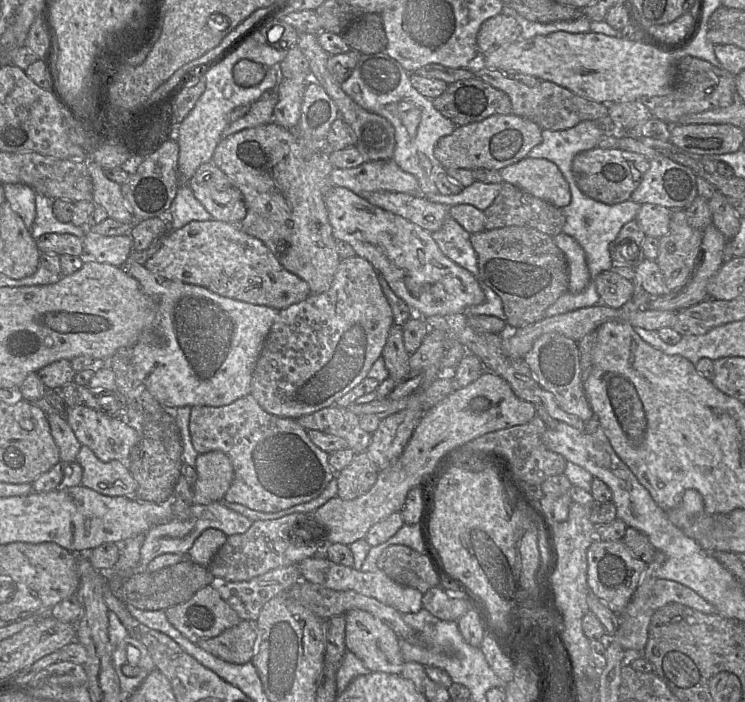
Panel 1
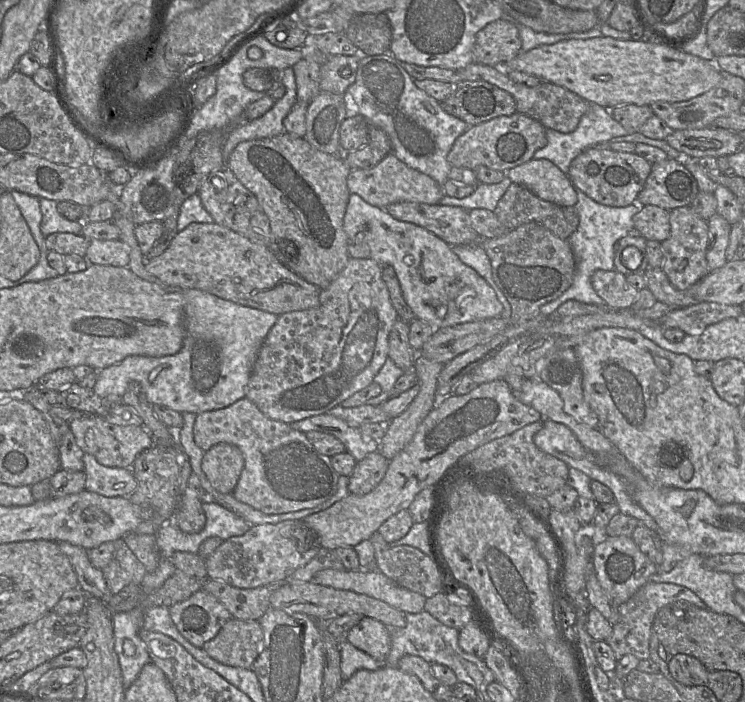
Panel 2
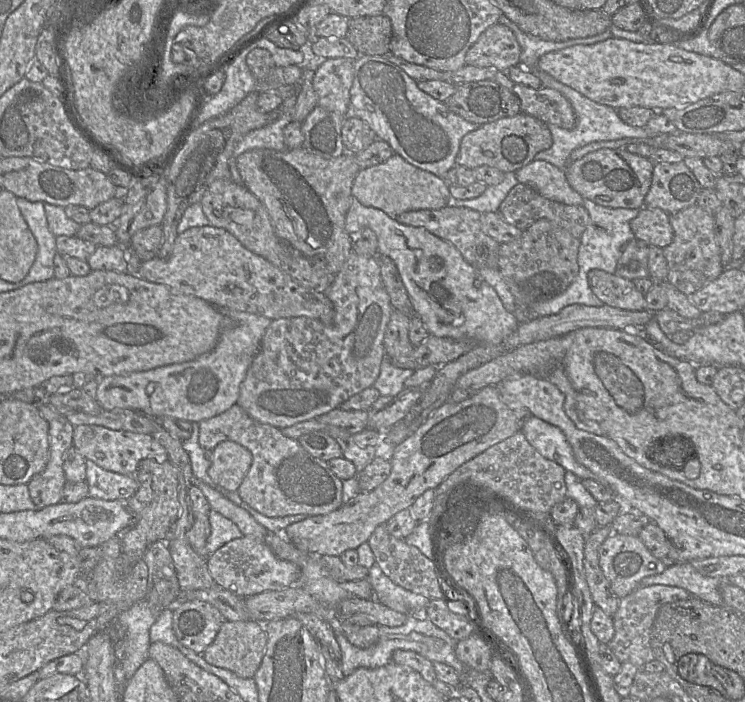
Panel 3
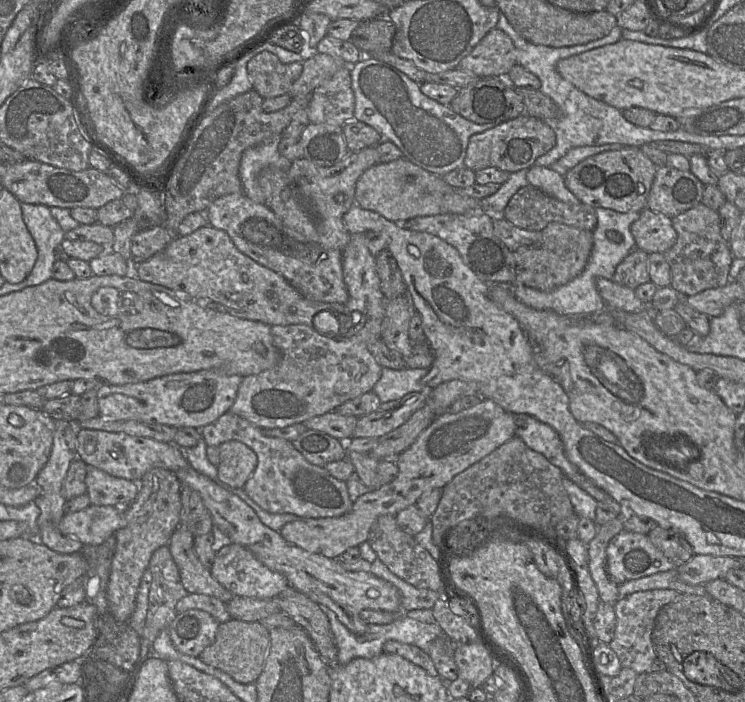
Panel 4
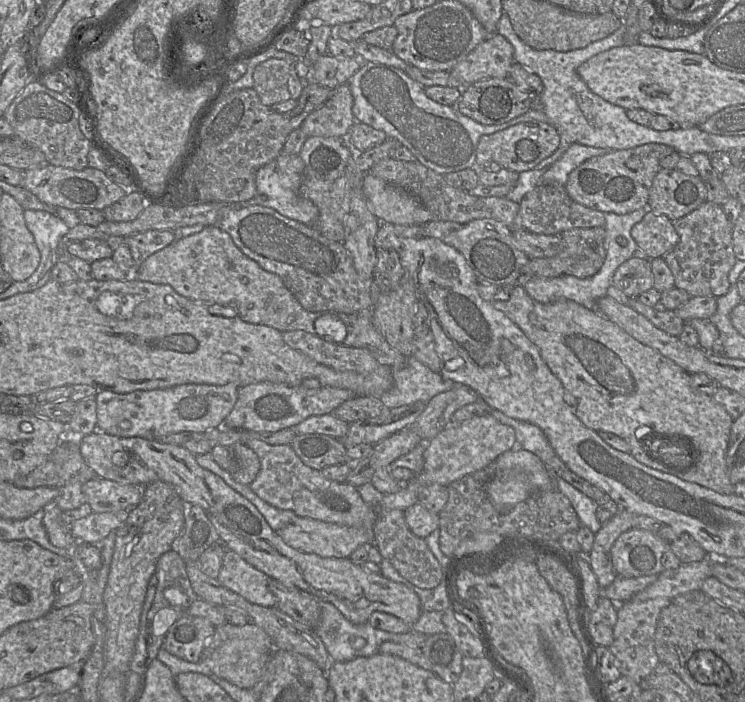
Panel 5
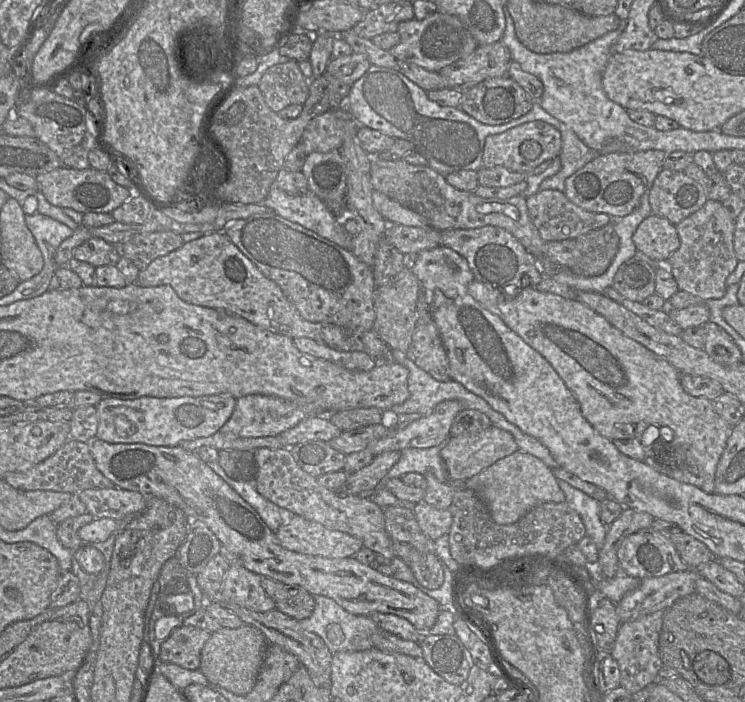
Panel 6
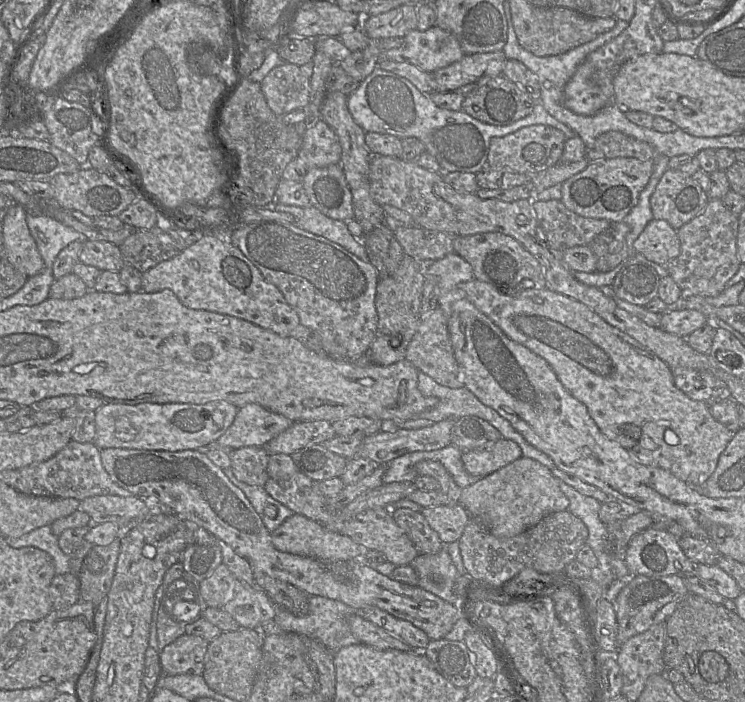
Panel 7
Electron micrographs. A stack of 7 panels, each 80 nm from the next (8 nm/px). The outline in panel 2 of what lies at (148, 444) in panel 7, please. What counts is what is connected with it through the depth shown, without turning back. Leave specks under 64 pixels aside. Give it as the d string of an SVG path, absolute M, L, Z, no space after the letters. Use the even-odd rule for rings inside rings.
M184 288L183 324L185 337L179 352L173 355L150 357L131 355L121 362L98 371L94 392L103 398L122 398L130 382L136 381L142 387L147 400L179 413L201 413L223 409L246 397L247 385L260 348L278 316L224 300L208 292Z

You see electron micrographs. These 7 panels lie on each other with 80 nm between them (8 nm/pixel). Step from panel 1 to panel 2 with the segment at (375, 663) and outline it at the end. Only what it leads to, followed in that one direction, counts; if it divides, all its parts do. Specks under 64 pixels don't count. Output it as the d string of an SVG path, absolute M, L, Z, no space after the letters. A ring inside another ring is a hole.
M367 616L349 630L347 640L354 647L380 662L386 660L391 648L388 627Z

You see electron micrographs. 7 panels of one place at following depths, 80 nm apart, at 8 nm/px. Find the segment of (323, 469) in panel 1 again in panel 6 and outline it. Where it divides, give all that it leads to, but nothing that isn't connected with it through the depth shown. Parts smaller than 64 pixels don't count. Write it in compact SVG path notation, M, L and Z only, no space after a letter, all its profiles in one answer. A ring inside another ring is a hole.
M258 448L253 453L258 466L254 485L264 498L295 515L352 535L360 539L363 546L382 554L388 560L395 557L391 539L385 530L384 509L369 498L358 495L338 496L335 491L319 484L316 477L305 472L288 448Z

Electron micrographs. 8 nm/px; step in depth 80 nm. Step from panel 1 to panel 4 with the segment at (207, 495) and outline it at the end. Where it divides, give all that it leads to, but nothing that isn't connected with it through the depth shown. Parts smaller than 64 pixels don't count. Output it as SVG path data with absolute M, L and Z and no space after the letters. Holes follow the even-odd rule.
M228 441L218 446L220 461L218 479L233 488L243 488L257 466L255 452L239 441Z

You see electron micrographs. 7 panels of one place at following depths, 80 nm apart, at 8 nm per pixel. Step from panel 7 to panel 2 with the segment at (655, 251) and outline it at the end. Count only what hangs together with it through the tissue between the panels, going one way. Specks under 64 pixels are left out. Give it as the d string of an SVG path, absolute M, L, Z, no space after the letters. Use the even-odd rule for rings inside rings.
M645 205L633 217L633 227L648 241L663 242L671 233L670 211L655 205Z

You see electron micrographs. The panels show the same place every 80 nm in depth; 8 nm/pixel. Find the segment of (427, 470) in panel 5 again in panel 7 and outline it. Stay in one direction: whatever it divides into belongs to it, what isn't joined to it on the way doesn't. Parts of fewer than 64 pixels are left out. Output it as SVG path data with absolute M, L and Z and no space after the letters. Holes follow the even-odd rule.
M504 438L481 450L462 451L466 471L474 476L489 475L522 457L519 446Z

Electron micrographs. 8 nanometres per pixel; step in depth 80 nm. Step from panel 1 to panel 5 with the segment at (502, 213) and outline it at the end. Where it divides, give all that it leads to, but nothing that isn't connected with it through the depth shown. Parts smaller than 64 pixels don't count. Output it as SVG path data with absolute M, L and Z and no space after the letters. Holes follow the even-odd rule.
M540 185L525 194L519 202L519 214L522 228L544 235L561 235L574 228L593 228L605 225L605 213L583 206L573 201L565 187L558 185Z

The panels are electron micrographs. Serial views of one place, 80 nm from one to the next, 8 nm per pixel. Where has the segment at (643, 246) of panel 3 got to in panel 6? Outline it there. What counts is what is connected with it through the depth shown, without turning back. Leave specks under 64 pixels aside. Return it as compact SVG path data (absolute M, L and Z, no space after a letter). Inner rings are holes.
M633 256L620 265L612 287L623 298L642 303L655 293L655 268Z

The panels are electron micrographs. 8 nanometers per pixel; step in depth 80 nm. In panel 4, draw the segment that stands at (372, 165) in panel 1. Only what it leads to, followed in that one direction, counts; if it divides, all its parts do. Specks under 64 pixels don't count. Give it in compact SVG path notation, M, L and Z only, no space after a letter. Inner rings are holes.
M402 157L388 163L378 163L366 170L356 183L354 198L363 209L376 212L389 221L404 223L414 217L442 213L442 201L448 187L443 177Z

